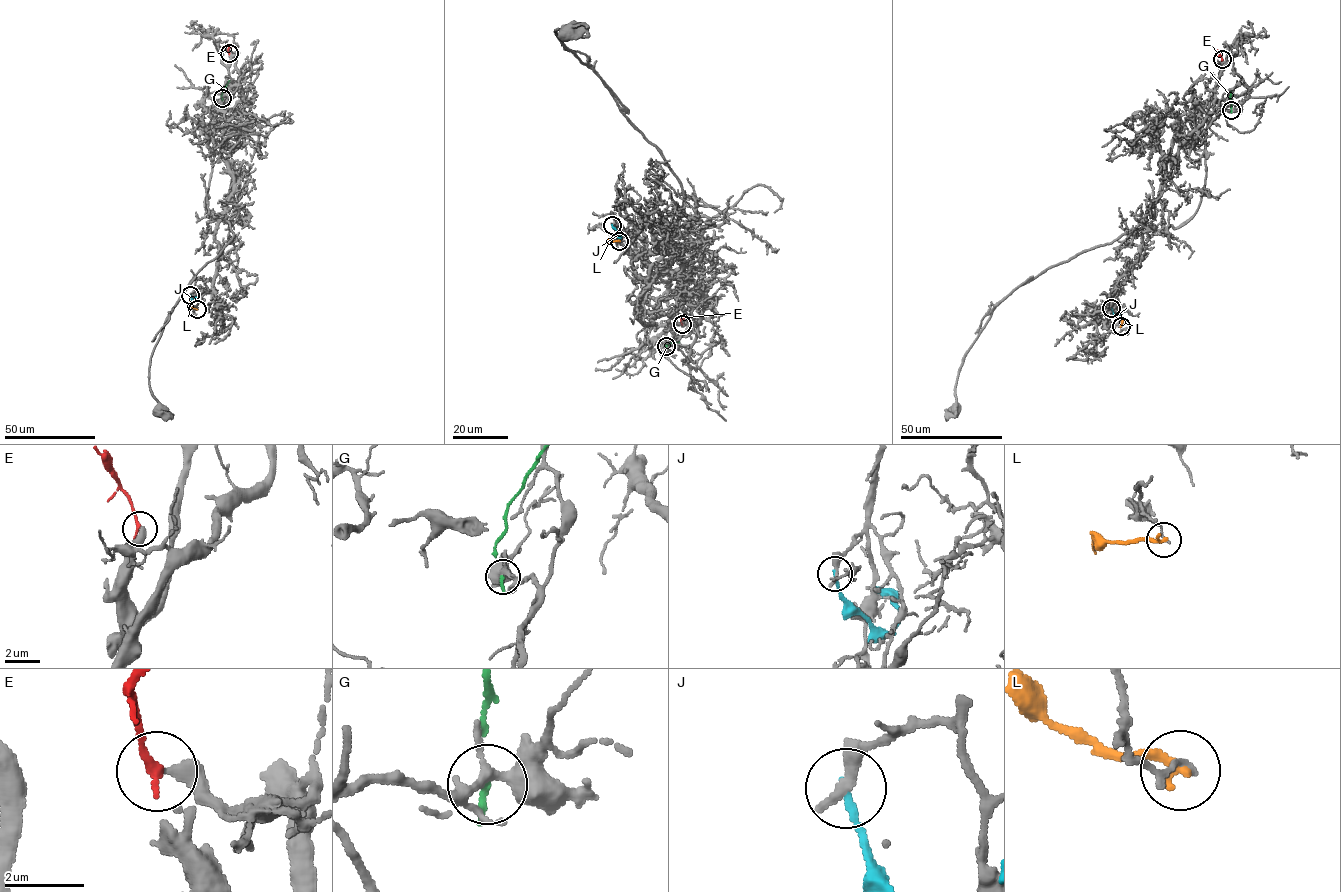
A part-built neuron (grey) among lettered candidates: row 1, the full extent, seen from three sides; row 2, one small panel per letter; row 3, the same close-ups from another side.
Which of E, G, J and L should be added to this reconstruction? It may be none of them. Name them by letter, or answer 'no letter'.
E

